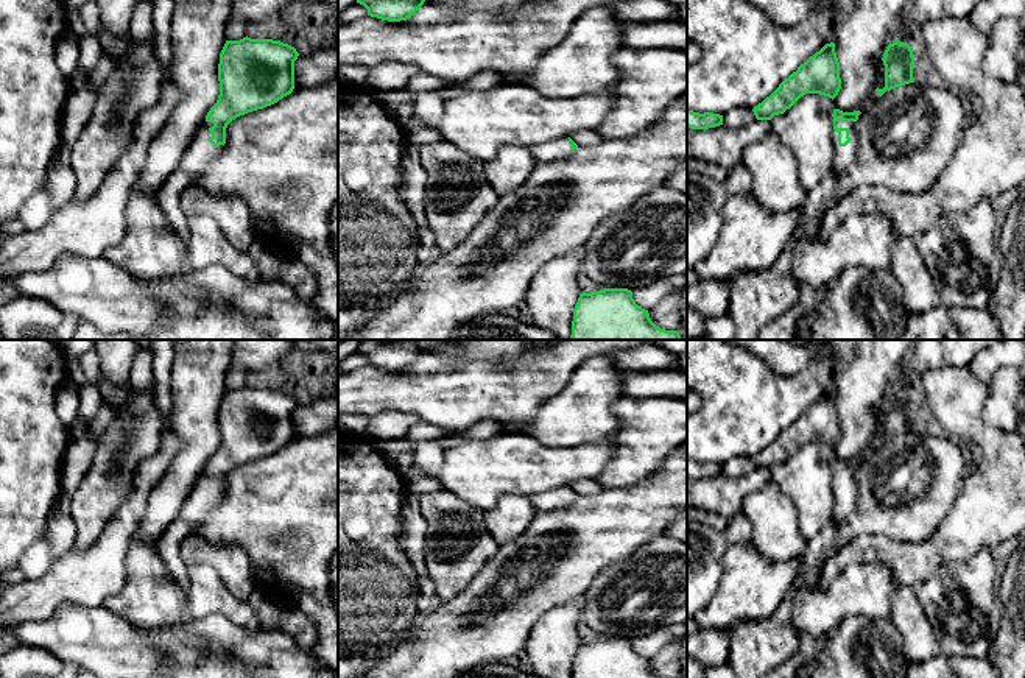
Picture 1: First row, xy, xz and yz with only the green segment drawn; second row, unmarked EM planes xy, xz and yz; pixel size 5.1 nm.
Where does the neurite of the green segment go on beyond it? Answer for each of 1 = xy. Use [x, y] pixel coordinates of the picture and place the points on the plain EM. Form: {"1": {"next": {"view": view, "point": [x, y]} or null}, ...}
{"1": {"next": {"view": "xy", "point": [200, 502]}}}

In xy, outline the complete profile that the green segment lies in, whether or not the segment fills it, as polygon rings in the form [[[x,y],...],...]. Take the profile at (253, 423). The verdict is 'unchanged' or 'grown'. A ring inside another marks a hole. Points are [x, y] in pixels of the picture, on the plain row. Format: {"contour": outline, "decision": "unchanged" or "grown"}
{"contour": [[[273,388],[226,390],[218,413],[220,444],[187,496],[178,517],[165,528],[156,549],[181,589],[188,594],[190,580],[181,556],[181,542],[196,527],[221,510],[226,477],[240,464],[263,458],[294,438],[294,396]]], "decision": "grown"}

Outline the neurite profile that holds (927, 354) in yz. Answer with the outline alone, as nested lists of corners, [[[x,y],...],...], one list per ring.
[[[914,340],[914,349],[907,357],[907,368],[918,374],[944,365],[941,340]]]

